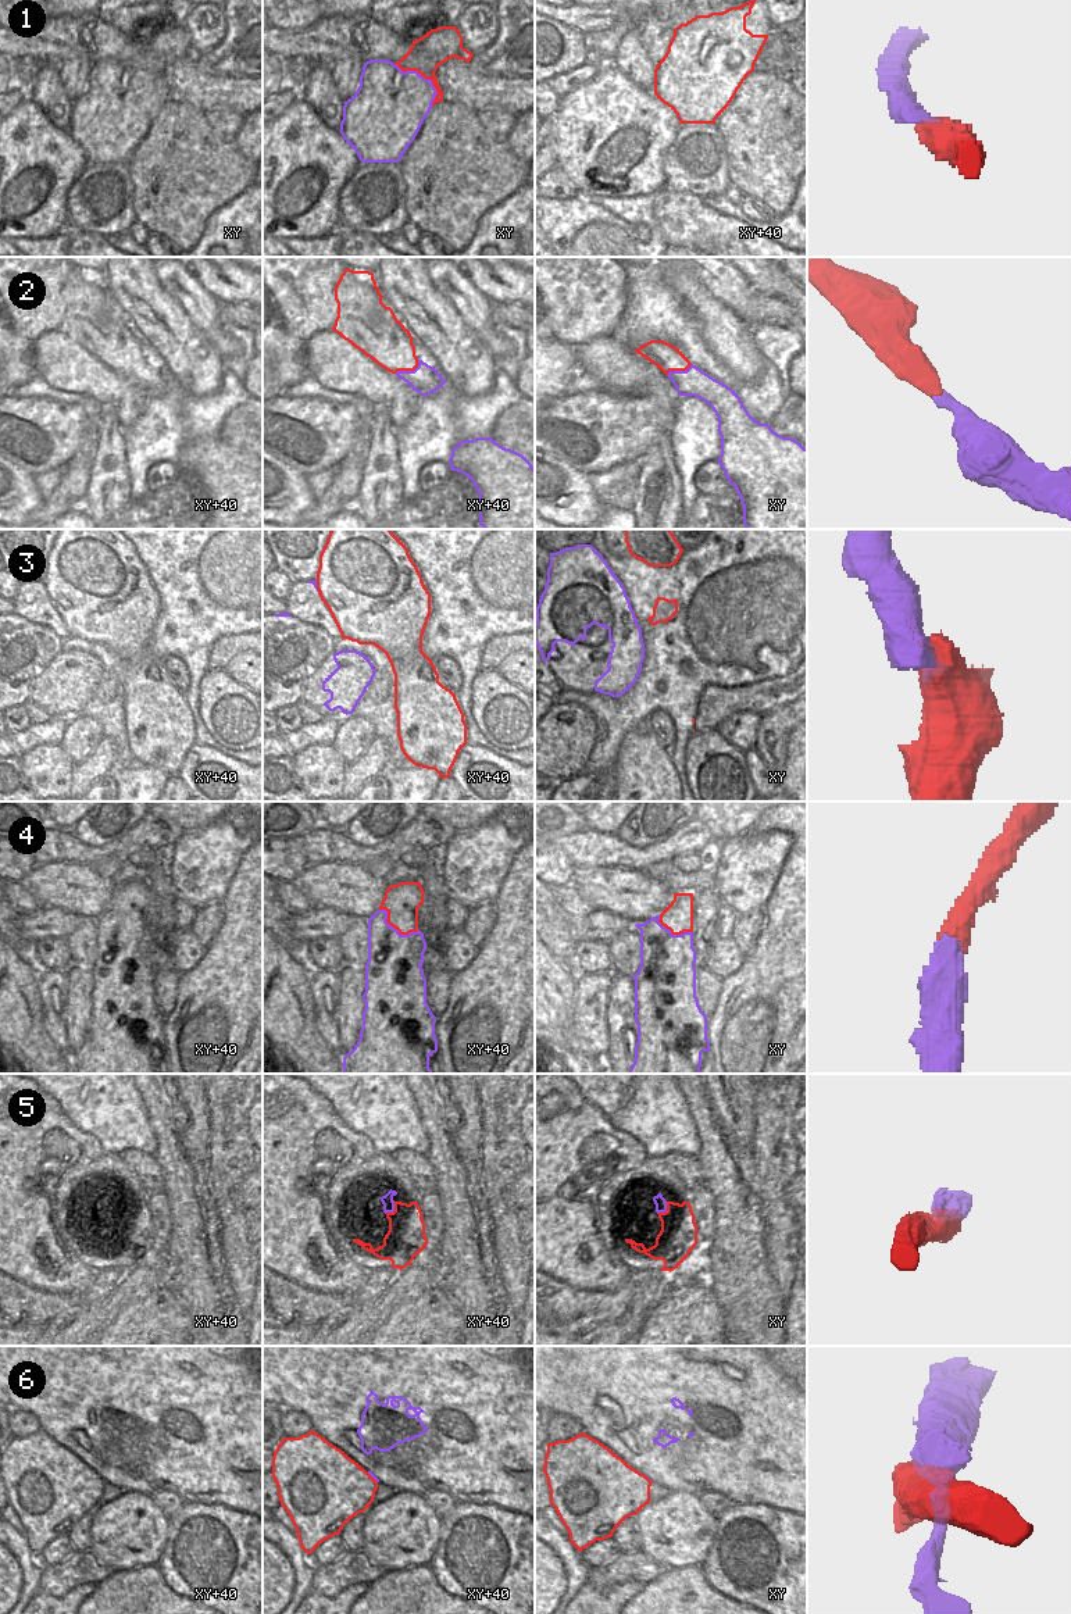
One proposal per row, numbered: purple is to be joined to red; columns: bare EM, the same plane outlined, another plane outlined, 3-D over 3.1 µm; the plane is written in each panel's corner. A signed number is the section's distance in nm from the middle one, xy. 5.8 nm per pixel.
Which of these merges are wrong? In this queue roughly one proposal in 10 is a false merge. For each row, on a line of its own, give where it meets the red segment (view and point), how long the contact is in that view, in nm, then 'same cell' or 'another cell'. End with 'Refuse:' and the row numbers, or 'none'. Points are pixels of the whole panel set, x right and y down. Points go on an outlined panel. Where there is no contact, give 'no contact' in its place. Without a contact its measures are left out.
1: meets red in xy at (425, 78); contact 340 nm long; same cell
2: meets red in xy+40 at (409, 370); contact 160 nm long; same cell
3: meets red in xy+40 at (317, 588); contact 80 nm long; same cell
4: meets red in xy+40 at (395, 928); contact 260 nm long; same cell
5: meets red in xy+40 at (395, 1210); contact 90 nm long; same cell
6: meets red in xy+40 at (372, 1478); contact 90 nm long; same cell
Refuse: none

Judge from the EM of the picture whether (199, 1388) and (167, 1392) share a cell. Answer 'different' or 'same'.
same

